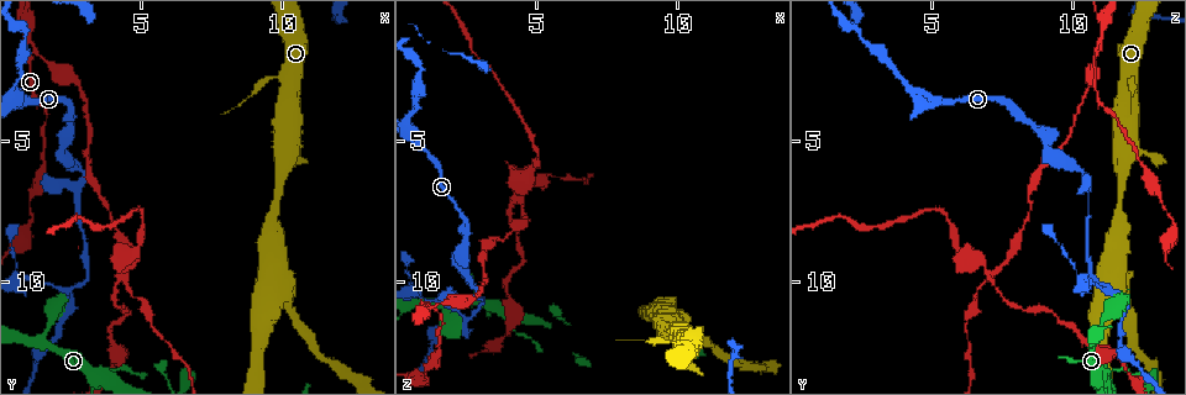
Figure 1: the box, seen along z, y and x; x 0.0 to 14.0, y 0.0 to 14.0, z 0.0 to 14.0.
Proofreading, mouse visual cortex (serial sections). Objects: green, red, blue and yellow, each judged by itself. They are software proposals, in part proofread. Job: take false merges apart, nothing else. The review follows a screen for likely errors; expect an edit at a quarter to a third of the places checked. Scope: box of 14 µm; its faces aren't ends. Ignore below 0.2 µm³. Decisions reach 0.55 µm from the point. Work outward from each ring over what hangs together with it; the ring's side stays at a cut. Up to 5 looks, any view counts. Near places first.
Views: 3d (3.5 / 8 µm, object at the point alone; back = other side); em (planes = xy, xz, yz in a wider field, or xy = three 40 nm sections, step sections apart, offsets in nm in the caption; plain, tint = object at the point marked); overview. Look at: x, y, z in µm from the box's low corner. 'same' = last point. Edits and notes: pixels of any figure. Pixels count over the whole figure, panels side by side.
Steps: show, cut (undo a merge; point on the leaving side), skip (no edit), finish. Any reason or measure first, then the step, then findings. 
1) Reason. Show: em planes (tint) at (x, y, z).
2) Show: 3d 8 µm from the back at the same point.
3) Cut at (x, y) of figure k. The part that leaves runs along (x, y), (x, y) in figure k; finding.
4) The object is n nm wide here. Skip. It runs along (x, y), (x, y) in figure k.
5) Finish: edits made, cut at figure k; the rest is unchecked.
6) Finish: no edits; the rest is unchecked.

Abrupt turn. Show: 3d 3.5 µm at (2.9, 6.2, 10.4).

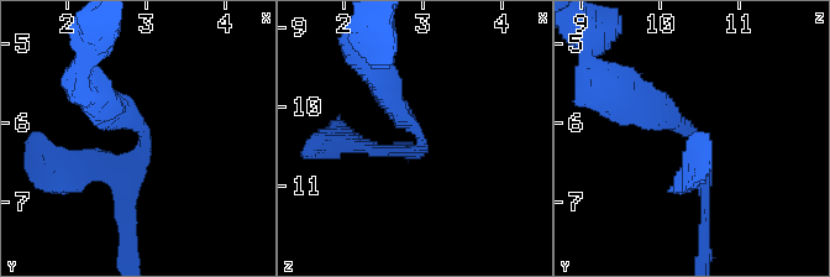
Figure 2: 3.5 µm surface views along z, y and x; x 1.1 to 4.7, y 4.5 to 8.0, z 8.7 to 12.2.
The arms are 150, 350 nm wide; shape alone is not enough. Show: em xy step 5 (tint) at (3.00, 6.15, 10.45).

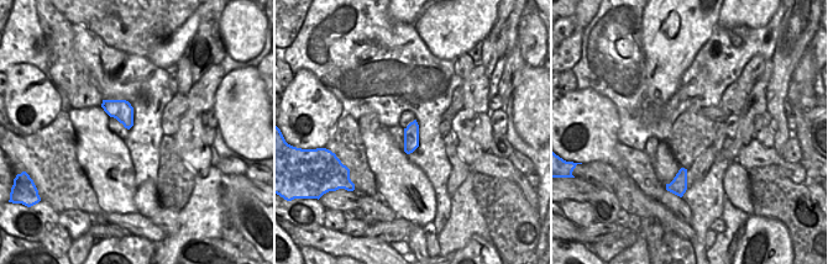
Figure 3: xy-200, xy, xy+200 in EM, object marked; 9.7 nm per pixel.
Skip. It runs along (636, 102), (693, 135), (705, 215) in figure 2; one cell here.

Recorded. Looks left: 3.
A fork. Show: 3d 3.5 µm at (2.5, 10.3, 11.3).

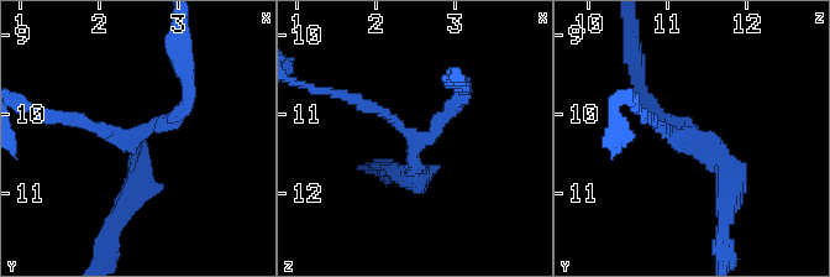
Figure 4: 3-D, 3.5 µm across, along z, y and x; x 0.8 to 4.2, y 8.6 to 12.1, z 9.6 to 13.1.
3 arms meet here; the arms are 150, 200, 250 nm wide; shape alone is not enough. Show: em xy step 3 (tint) at (2.60, 10.25, 11.35).

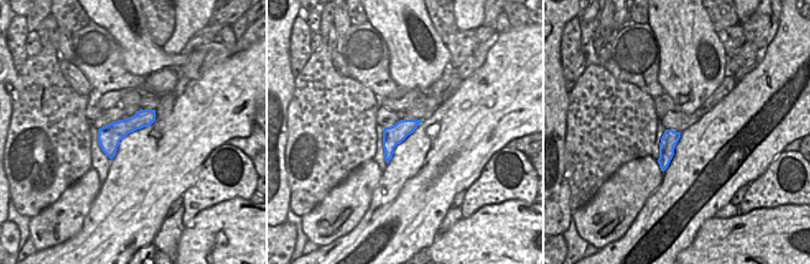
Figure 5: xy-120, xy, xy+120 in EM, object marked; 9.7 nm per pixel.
Cut it another way. Show: em planes (tint) at the same point.

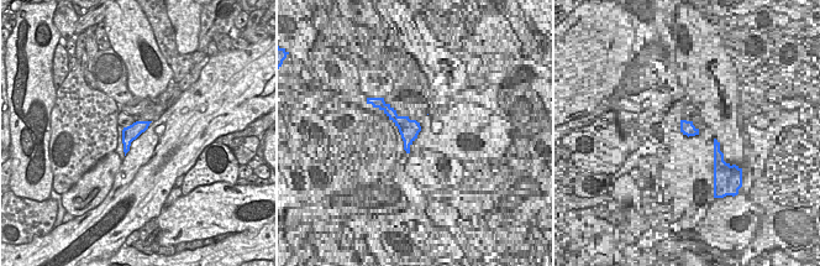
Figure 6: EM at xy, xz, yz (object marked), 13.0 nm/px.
Skip. It runs along (641, 92), (726, 165), (729, 202) in figure 4; one cell here.

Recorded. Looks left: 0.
Finish: no edits; the rest is unchecked.

